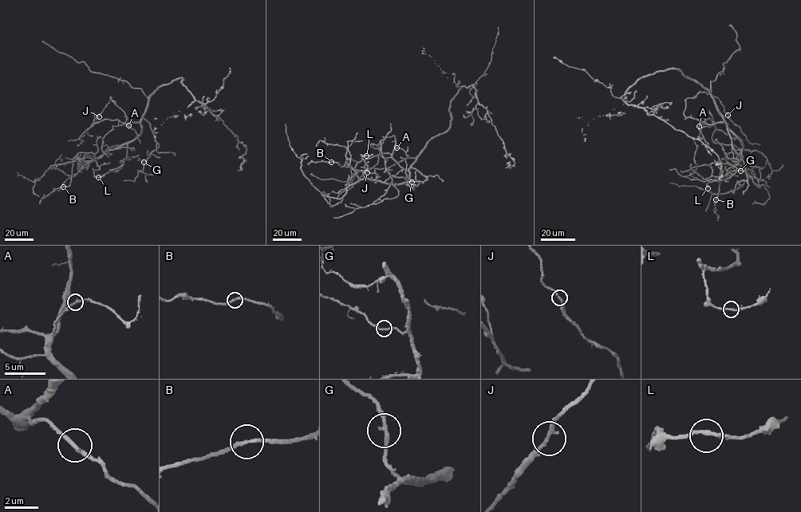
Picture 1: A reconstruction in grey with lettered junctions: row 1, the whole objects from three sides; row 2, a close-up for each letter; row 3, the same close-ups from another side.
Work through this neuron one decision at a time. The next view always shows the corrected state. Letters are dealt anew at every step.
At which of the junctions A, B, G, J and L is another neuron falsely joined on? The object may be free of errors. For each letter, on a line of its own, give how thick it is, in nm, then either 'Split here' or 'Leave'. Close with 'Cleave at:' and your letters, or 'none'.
A: Thickness 220 nm. Leave
B: Thickness 220 nm. Leave
G: Thickness 220 nm. Leave
J: Thickness 220 nm. Leave
L: Thickness 200 nm. Leave
Cleave at: none

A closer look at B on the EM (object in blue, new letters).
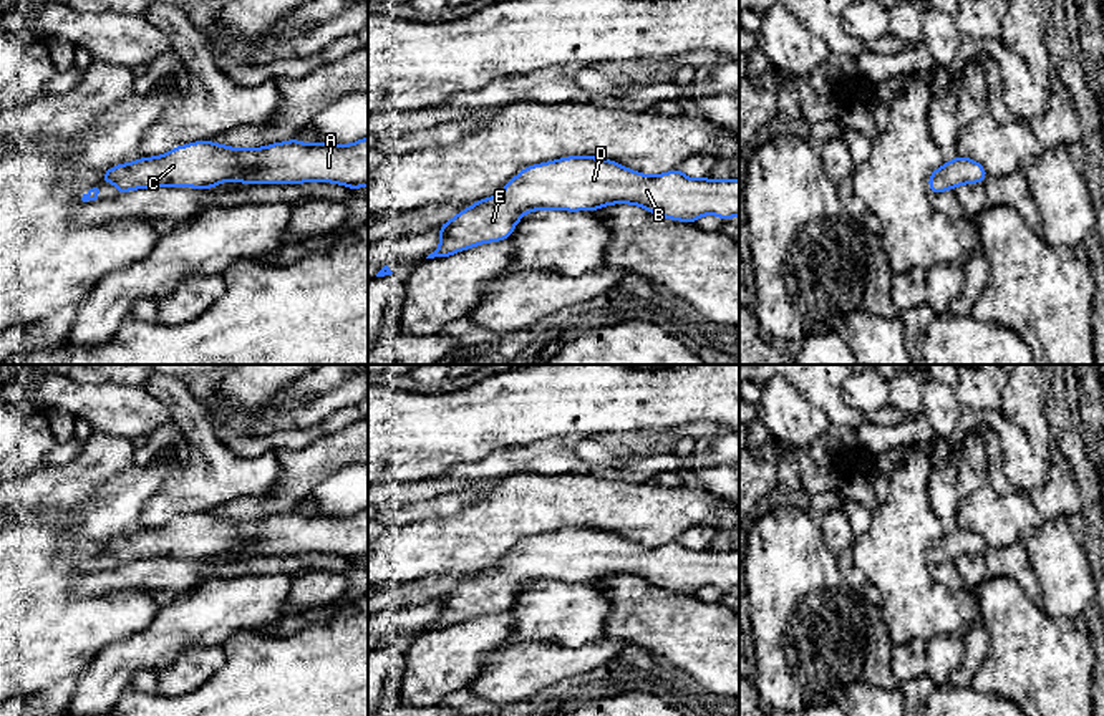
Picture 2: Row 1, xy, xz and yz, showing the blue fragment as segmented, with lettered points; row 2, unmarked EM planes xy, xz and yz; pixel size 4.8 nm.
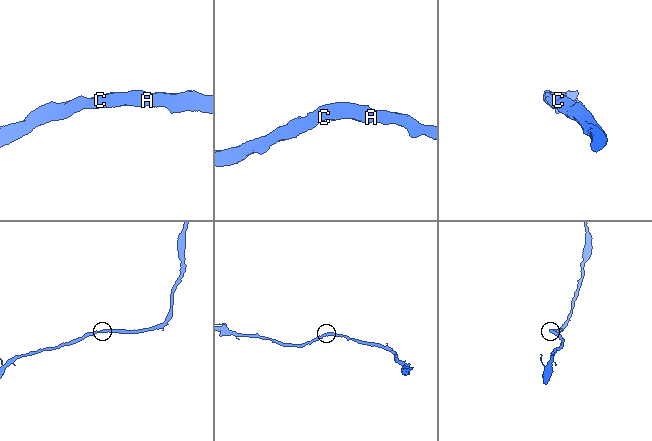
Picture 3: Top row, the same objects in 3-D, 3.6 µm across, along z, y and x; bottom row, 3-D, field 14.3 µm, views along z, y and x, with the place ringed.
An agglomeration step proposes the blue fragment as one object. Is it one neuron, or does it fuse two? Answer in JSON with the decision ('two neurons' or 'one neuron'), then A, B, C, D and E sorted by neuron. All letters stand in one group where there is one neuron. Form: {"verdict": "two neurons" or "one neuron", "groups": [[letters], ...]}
{"verdict": "one neuron", "groups": [["A", "B", "C", "D", "E"]]}

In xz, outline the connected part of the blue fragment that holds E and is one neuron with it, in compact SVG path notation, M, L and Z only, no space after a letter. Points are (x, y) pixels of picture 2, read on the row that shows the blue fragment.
M592 156L534 164L511 179L497 196L474 202L439 225L441 244L426 259L509 239L525 212L593 212L610 204L633 204L681 222L696 222L706 214L726 220L739 215L739 179L693 179L681 169L645 176Z

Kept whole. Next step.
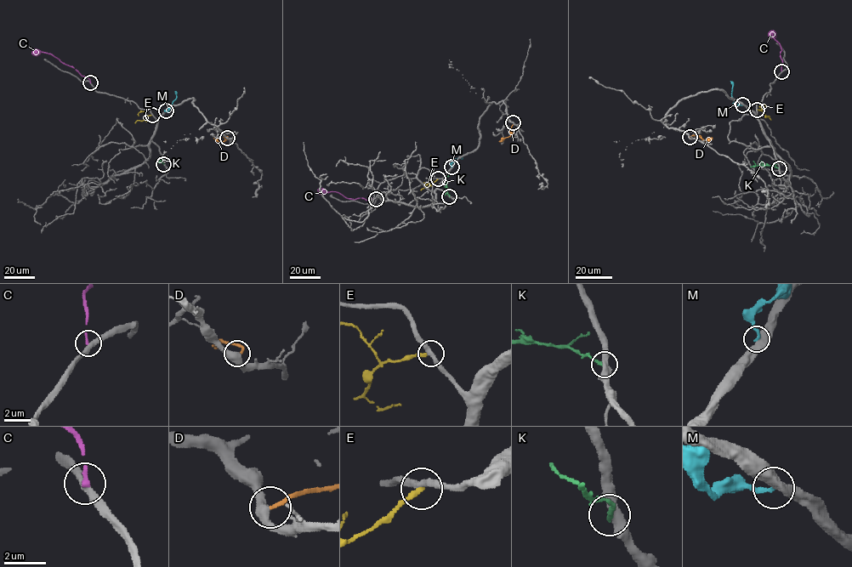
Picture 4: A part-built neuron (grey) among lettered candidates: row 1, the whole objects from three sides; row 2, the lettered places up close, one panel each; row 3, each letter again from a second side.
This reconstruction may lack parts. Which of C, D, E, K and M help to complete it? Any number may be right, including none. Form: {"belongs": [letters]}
{"belongs": ["D"]}

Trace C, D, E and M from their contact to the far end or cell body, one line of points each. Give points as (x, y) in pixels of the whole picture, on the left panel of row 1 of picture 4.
C: (90, 82), (88, 78), (51, 54), (31, 53)
D: (227, 138), (225, 136), (224, 141), (219, 142), (213, 138)
E: (152, 115), (135, 123)
M: (166, 110), (177, 97), (175, 91)

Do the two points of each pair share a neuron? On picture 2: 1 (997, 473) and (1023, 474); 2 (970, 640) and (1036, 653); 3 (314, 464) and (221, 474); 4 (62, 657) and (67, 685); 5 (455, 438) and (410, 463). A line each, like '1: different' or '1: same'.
1: different
2: different
3: different
4: different
5: same

